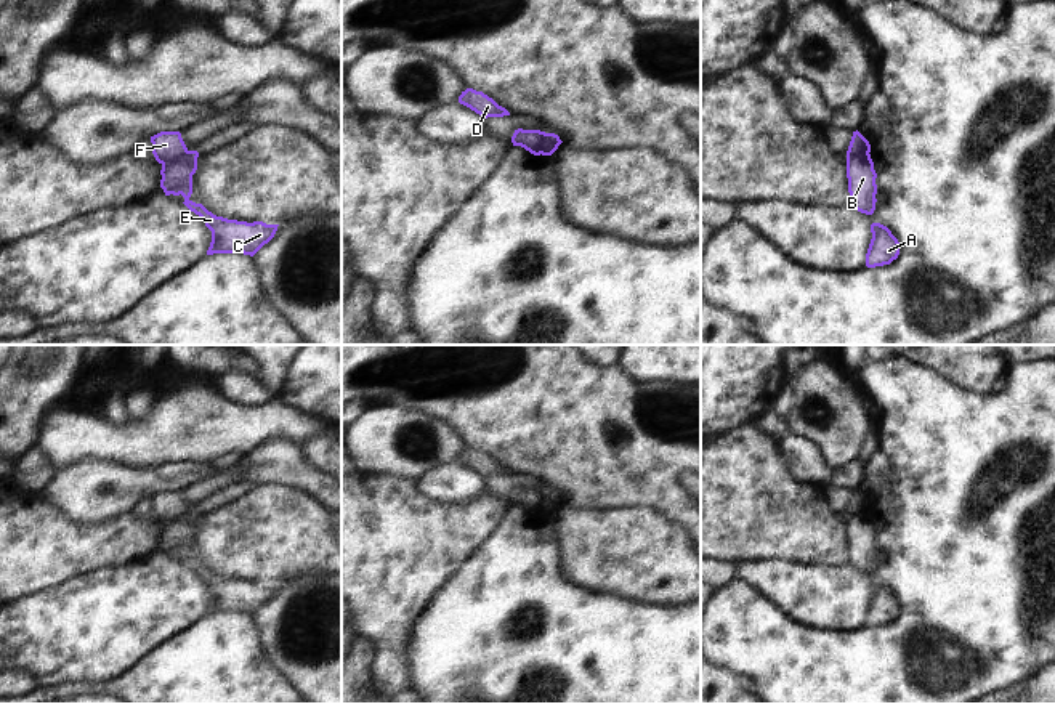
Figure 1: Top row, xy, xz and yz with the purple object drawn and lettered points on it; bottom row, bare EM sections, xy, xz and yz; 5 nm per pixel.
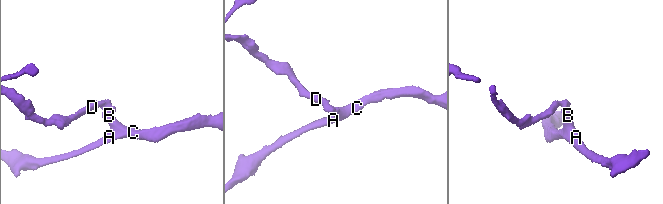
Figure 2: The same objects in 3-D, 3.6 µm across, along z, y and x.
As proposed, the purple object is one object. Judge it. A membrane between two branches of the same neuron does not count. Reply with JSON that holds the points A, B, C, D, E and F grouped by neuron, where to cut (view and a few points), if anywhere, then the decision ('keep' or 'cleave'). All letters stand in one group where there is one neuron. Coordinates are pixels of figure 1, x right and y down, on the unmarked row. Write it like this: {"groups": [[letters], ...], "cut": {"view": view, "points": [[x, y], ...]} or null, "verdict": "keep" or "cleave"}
{"groups": [["A", "B", "C", "E"], ["D", "F"]], "cut": {"view": "xy", "points": [[188, 510], [162, 525]]}, "verdict": "cleave"}

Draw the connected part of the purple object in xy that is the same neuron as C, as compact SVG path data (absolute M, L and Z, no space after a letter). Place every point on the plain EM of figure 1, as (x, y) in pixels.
M188 510L180 518L164 523L160 534L160 547L165 555L183 555L184 564L199 574L205 585L212 590L212 601L207 614L213 613L244 613L253 616L265 603L268 603L279 584L266 584L263 581L237 581L216 576L202 563L192 561L192 534L197 529L197 510Z

